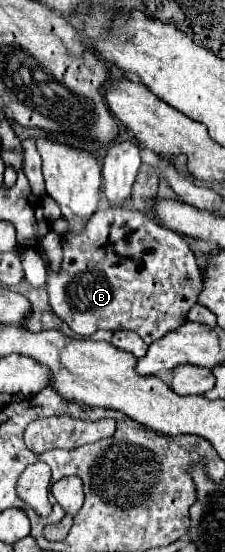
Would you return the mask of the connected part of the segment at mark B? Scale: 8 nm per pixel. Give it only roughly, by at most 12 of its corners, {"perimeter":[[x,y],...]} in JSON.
{"perimeter":[[100,207],[62,239],[52,311],[150,345],[202,277],[178,233]]}

